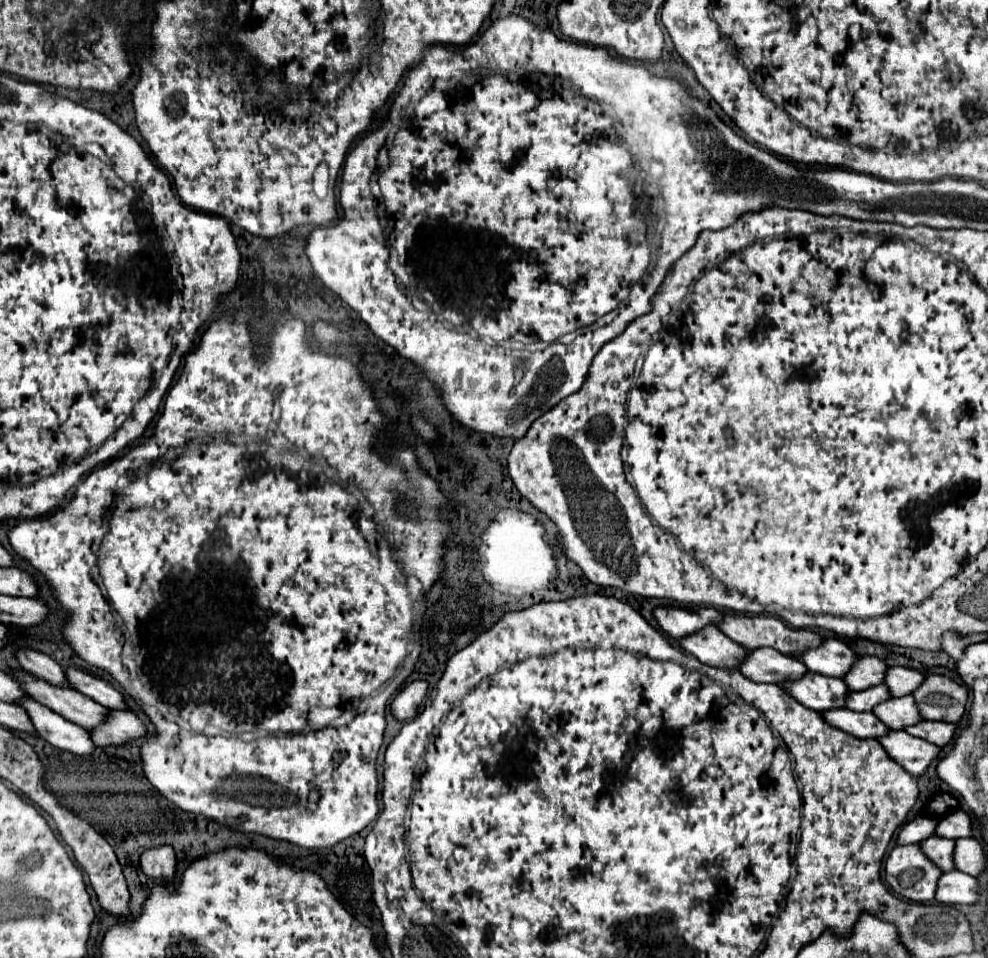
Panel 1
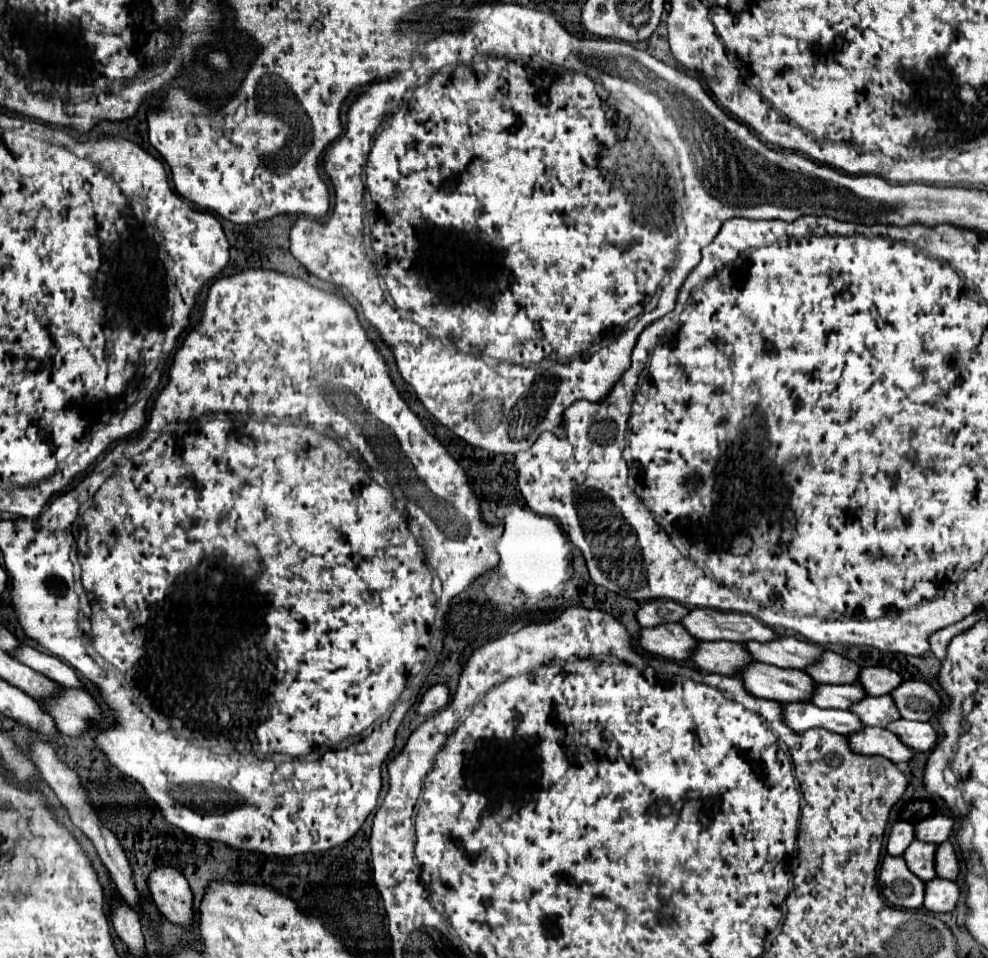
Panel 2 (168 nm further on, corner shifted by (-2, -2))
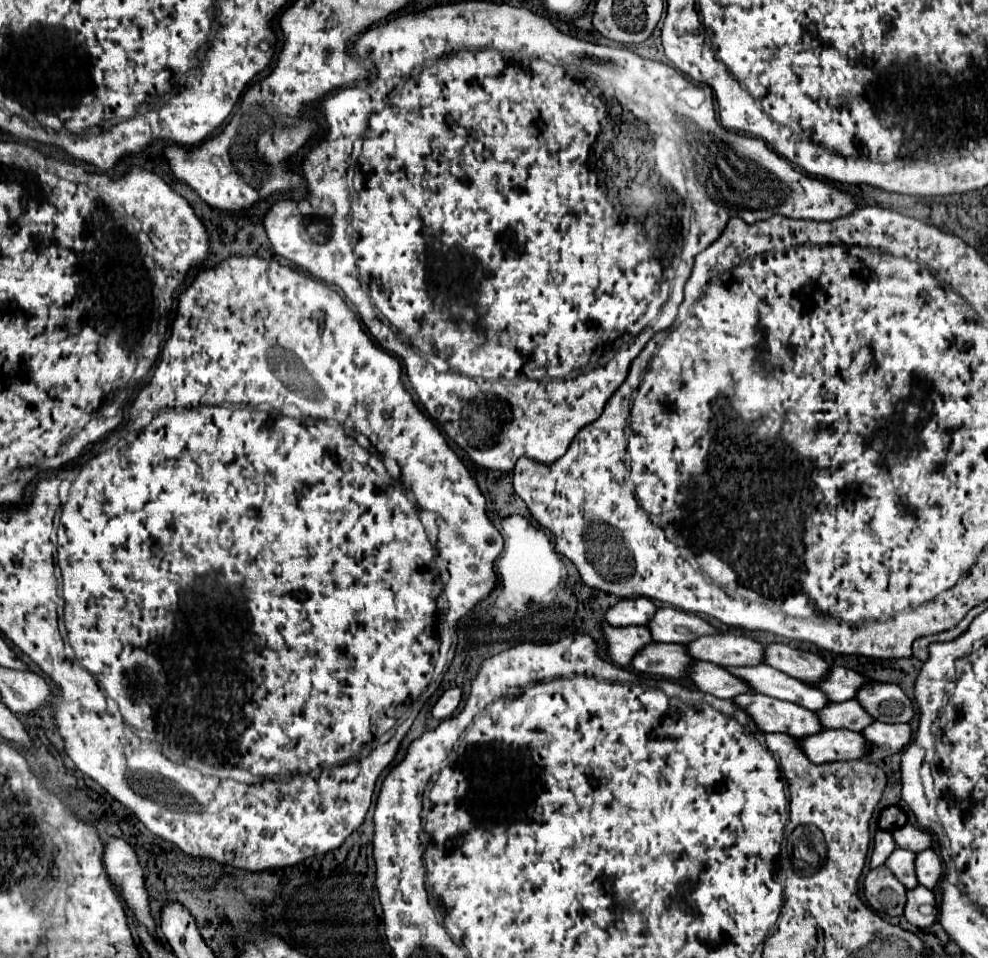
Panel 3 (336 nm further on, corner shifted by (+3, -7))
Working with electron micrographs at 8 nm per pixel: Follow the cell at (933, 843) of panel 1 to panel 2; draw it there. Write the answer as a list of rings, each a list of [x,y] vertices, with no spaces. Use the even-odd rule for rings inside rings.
[[[914,840],[902,856],[904,856],[908,868],[918,878],[924,878],[924,882],[928,882],[928,880],[936,878],[936,870],[934,870],[936,850],[938,850],[936,844],[924,844],[920,840]]]

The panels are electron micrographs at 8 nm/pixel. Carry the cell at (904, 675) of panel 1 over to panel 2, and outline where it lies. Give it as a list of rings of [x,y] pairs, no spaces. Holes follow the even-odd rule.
[[[870,666],[860,670],[860,684],[868,690],[868,696],[890,694],[902,682],[902,676],[886,666]]]

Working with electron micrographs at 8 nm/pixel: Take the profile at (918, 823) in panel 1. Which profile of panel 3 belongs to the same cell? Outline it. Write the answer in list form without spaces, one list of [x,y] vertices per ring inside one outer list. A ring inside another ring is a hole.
[[[877,831],[875,841],[873,841],[873,853],[871,853],[871,859],[869,859],[871,869],[883,865],[893,849],[895,849],[895,841],[891,839],[891,833],[889,831]]]

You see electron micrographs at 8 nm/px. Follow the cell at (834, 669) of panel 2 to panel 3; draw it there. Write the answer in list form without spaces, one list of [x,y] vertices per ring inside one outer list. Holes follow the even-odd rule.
[[[783,643],[767,645],[763,651],[763,663],[787,673],[789,677],[801,679],[805,683],[813,683],[815,679],[823,679],[823,675],[827,675],[827,667],[829,667],[823,661],[823,657],[809,653],[809,651],[793,649]]]

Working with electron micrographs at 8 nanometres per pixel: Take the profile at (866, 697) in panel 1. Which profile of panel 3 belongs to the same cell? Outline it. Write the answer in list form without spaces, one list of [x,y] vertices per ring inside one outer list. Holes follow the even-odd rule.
[[[765,663],[755,665],[755,667],[725,667],[725,671],[729,671],[733,677],[745,681],[751,687],[751,691],[755,691],[755,693],[791,701],[791,703],[797,703],[811,711],[817,711],[819,705],[827,703],[827,697],[821,691],[815,691],[815,687],[811,687],[799,679],[793,679]]]

